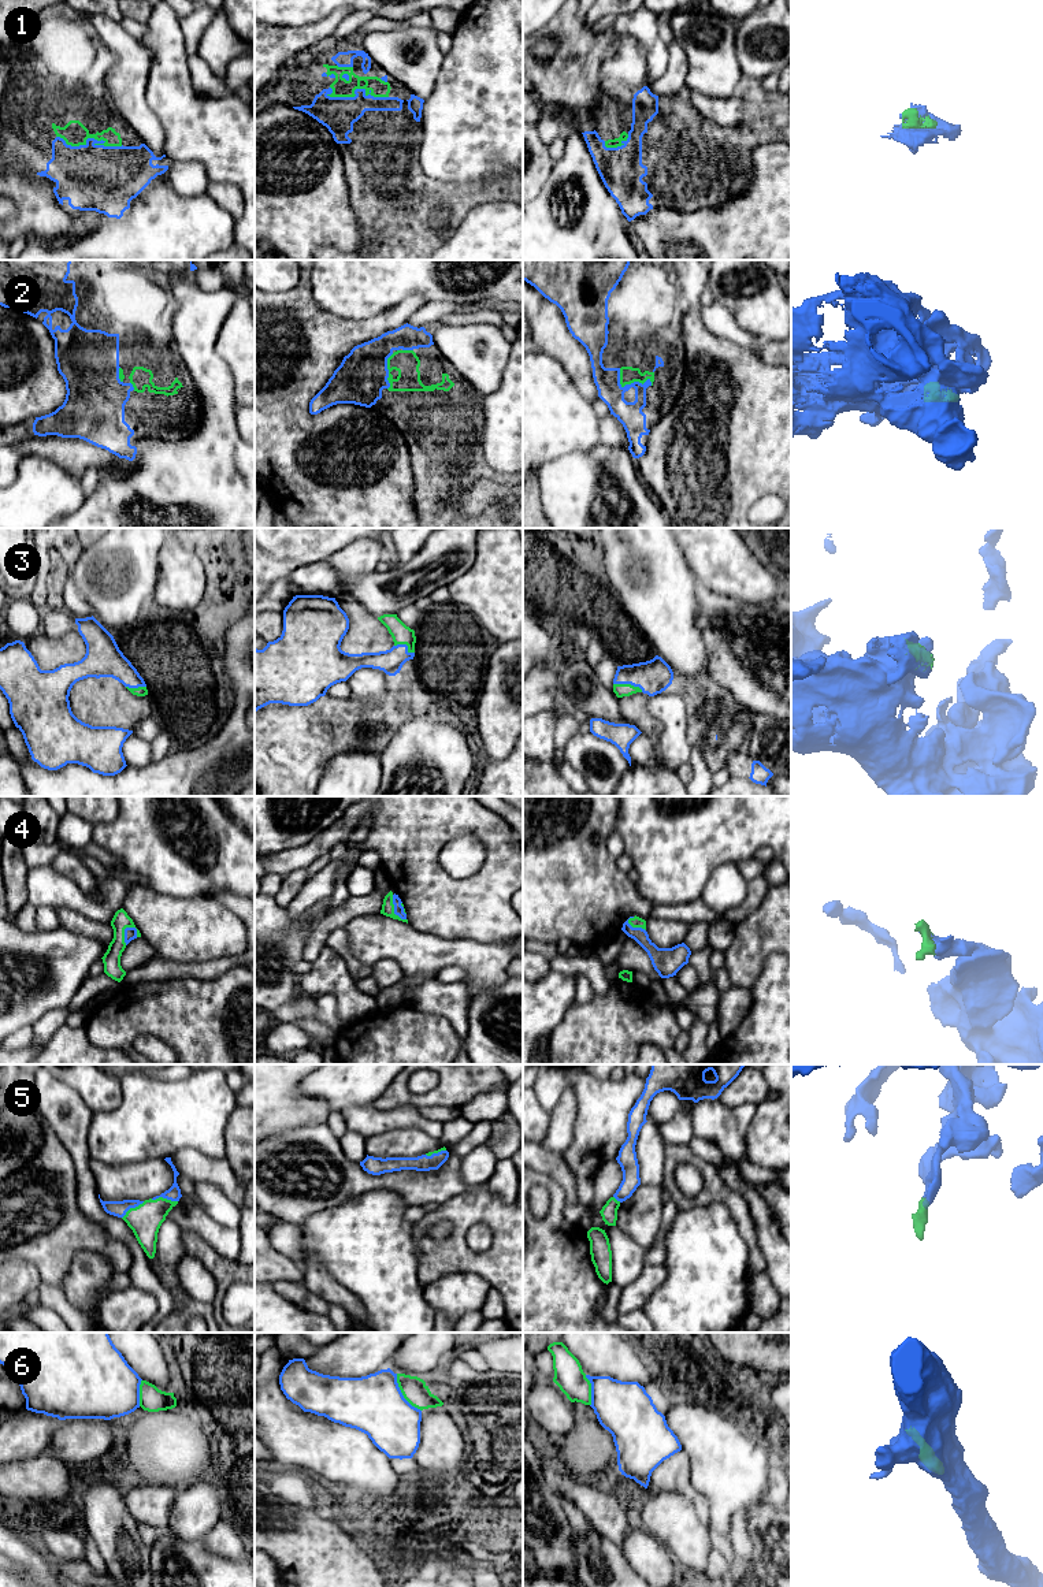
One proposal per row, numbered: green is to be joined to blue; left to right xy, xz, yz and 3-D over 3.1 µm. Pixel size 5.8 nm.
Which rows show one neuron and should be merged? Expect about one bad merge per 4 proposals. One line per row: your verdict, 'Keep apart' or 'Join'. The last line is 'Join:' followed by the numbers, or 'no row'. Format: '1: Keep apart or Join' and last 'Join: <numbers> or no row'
1: Join
2: Join
3: Join
4: Join
5: Join
6: Keep apart
Join: 1, 2, 3, 4, 5

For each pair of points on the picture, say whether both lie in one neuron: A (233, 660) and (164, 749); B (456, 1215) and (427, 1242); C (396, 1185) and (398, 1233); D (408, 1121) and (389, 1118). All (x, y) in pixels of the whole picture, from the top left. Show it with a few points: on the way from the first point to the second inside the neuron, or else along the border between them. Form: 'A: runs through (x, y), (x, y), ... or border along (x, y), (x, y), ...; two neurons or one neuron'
A: border along (170, 750), (153, 762); two neurons
B: runs through (456, 1227), (456, 1234), (445, 1245), (440, 1245); one neuron
C: border along (363, 1195), (388, 1189), (408, 1205); two neurons
D: runs through (404, 1118), (393, 1118); one neuron

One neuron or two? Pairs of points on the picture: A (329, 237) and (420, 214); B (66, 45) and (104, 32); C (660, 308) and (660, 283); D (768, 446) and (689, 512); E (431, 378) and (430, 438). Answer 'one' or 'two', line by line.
A: two
B: two
C: one
D: one
E: one

